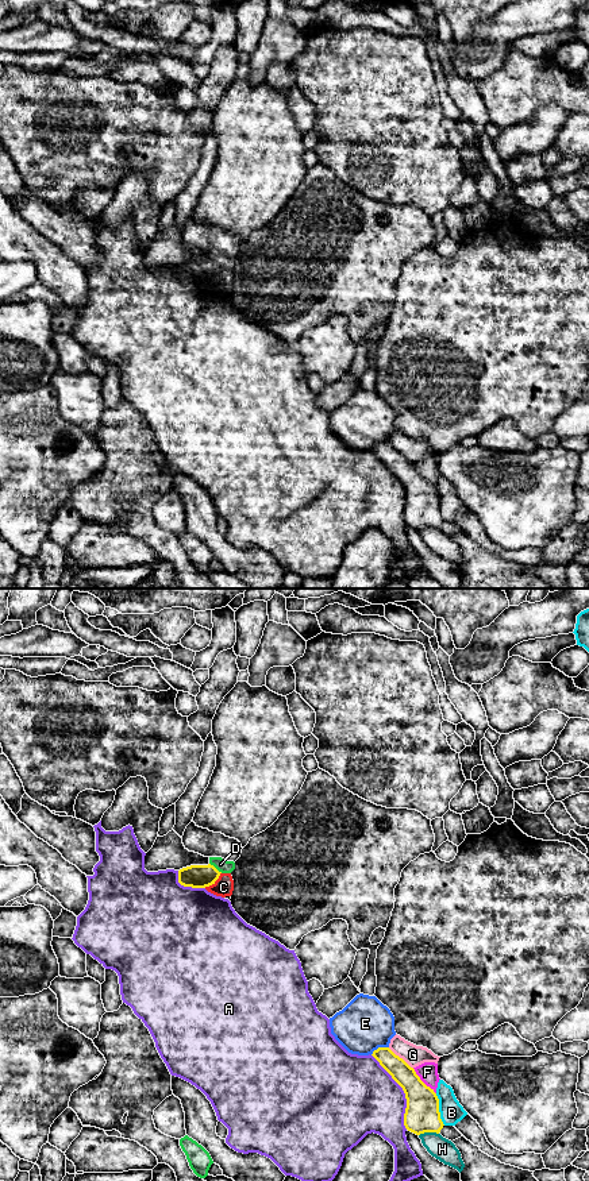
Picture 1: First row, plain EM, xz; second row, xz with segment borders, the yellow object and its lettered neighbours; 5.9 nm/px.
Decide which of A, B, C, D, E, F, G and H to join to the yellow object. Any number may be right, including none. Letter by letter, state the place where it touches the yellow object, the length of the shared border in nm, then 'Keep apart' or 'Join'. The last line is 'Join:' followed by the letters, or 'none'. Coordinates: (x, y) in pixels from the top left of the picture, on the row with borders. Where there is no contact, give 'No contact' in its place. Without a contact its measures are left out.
A: Touches yellow at xz (404, 1092). Shared border 500 nm. Keep apart
B: Touches yellow at xz (438, 1110). Shared border 200 nm. Keep apart
C: Touches yellow at xz (214, 882). Shared border 140 nm. Join
D: Touches yellow at xz (215, 868). Shared border 100 nm. Keep apart
E: Touches yellow at xz (378, 1048). Shared border 120 nm. Keep apart
F: Touches yellow at xz (422, 1081). Shared border 220 nm. Keep apart
G: Touches yellow at xz (399, 1057). Shared border 200 nm. Keep apart
H: Touches yellow at xz (428, 1131). Shared border 120 nm. Keep apart
Join: C

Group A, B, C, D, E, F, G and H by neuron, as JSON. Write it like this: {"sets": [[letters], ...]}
{"sets": [["A"], ["B"], ["C"], ["D"], ["E"], ["F"], ["G"], ["H"]]}

